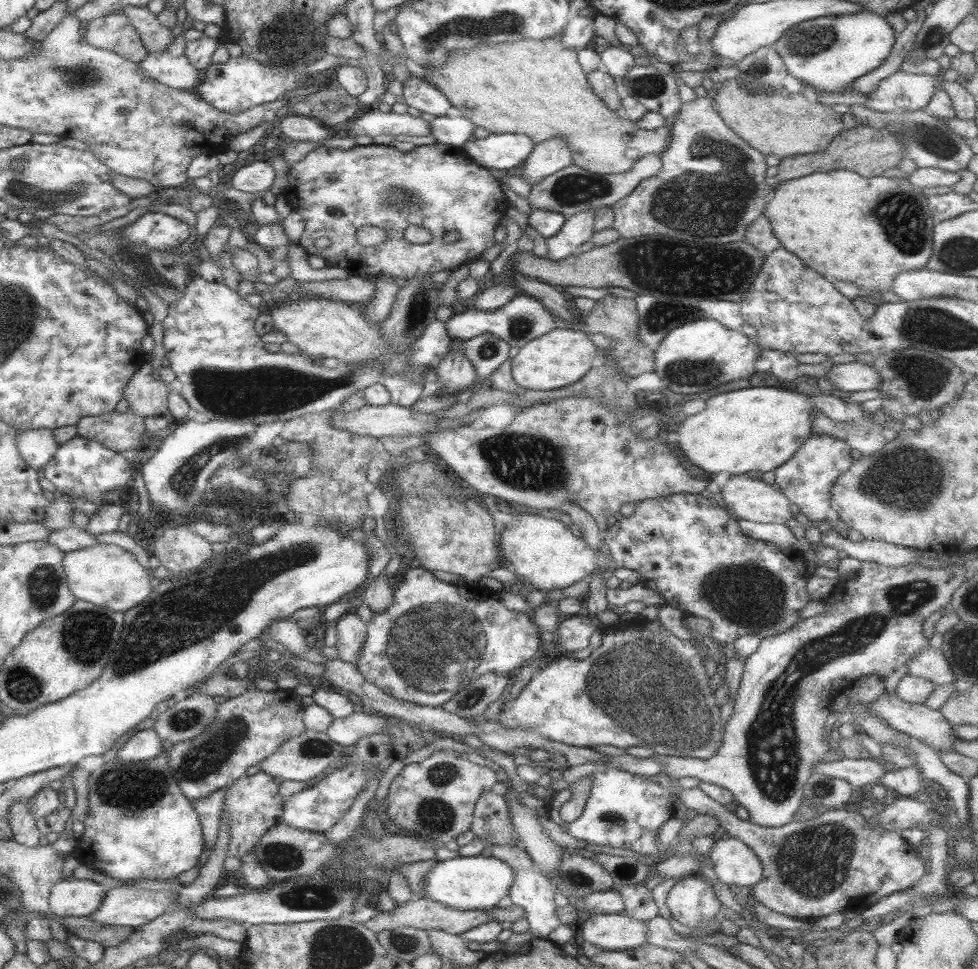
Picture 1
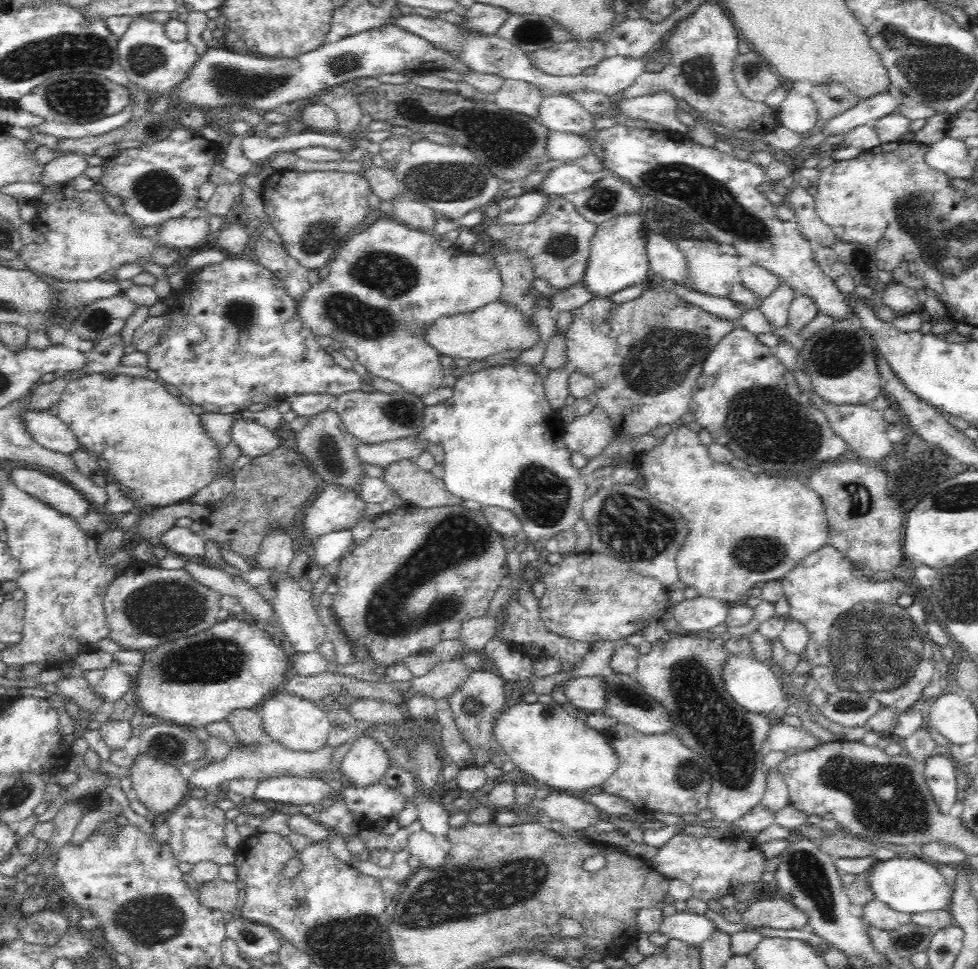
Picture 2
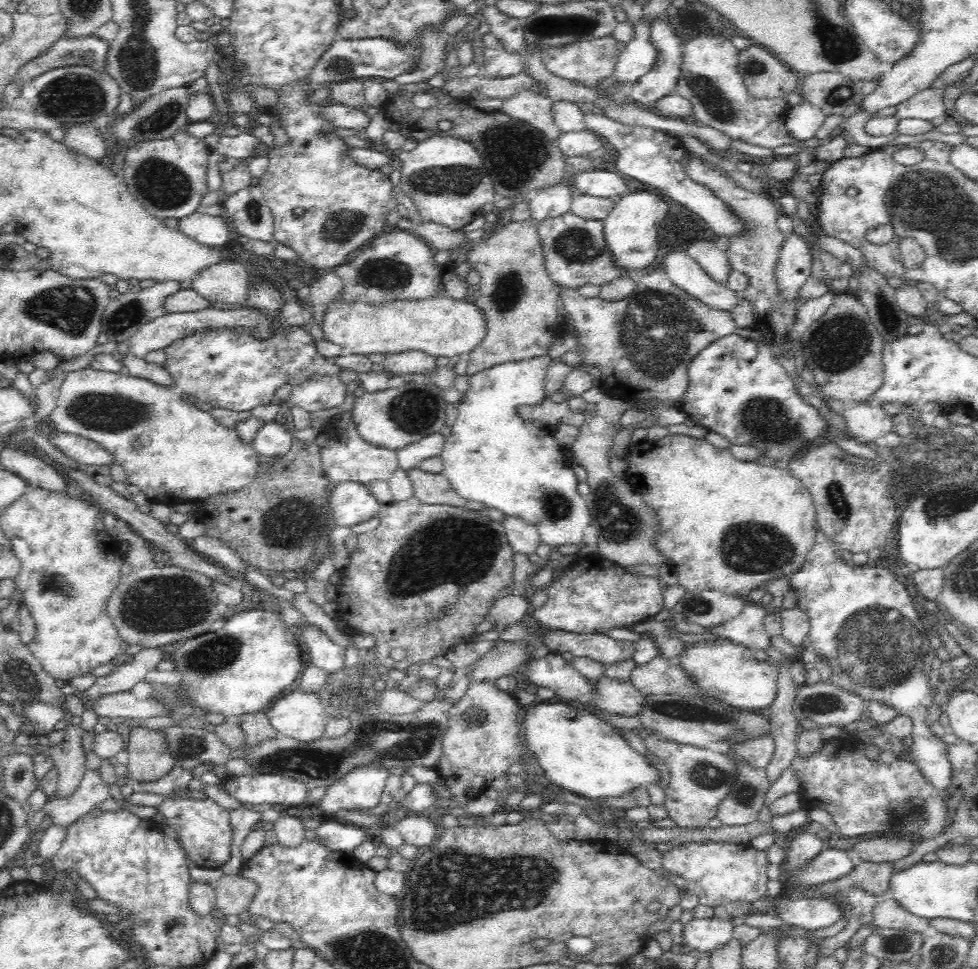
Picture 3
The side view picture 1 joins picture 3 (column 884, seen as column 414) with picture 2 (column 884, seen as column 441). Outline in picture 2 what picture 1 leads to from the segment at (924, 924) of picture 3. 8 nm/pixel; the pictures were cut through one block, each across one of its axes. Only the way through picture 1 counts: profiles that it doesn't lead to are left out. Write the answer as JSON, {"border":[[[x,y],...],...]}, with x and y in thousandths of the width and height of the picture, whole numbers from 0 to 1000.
{"border":[[[892,929],[883,935],[881,939],[881,949],[885,956],[892,956],[892,958],[900,958],[902,962],[914,962],[918,960],[920,956],[933,951],[930,943],[924,943],[924,941],[916,941],[912,937],[908,937],[904,931],[898,931],[898,929]]]}

